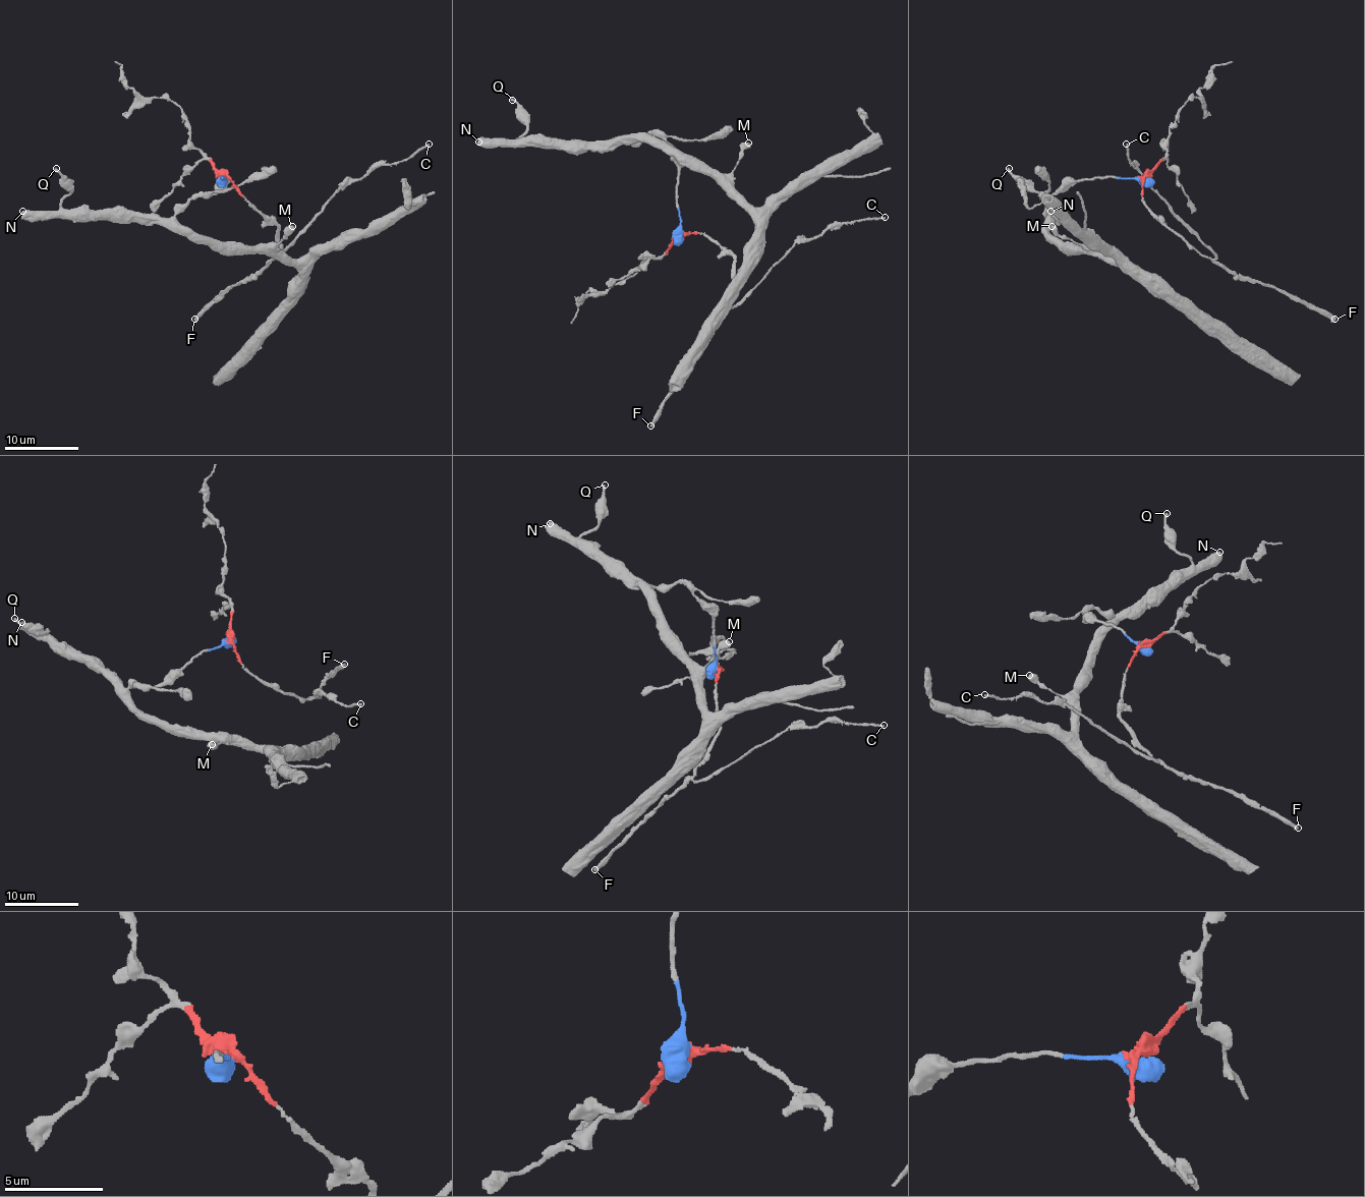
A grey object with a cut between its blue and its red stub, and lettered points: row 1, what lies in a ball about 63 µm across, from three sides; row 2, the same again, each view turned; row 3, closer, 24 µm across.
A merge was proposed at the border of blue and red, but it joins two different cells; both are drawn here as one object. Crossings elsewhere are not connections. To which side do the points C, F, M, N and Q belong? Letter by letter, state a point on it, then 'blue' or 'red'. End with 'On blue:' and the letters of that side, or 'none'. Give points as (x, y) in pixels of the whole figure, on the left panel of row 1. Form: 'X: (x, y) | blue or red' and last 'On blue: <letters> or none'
C: (429, 144) | red
F: (194, 319) | red
M: (292, 226) | blue
N: (22, 211) | blue
Q: (56, 168) | blue
On blue: M, N, Q

